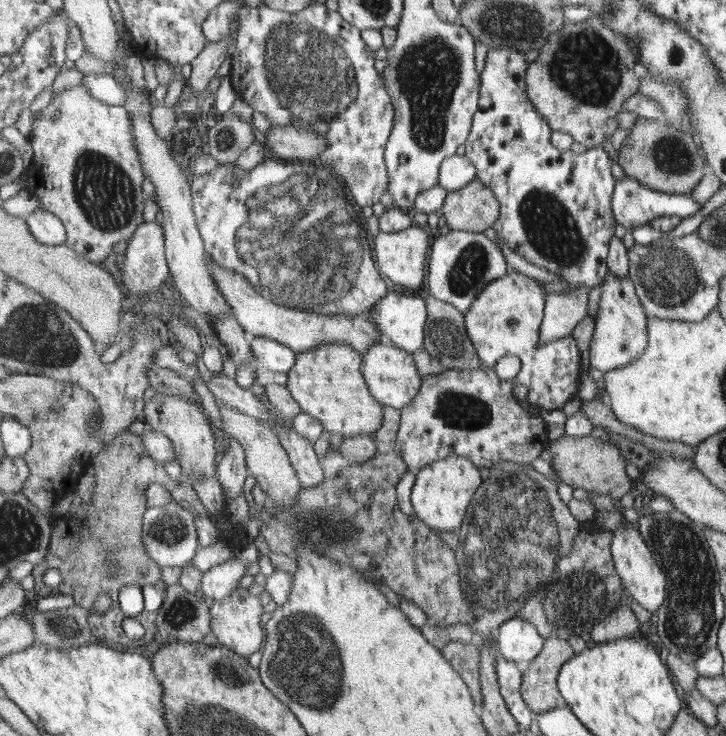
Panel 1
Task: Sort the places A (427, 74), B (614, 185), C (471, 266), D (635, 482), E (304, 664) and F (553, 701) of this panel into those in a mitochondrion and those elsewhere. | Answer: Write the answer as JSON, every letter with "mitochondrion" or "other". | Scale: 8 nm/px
{"A":"mitochondrion","B":"other","C":"mitochondrion","D":"other","E":"mitochondrion","F":"other"}

